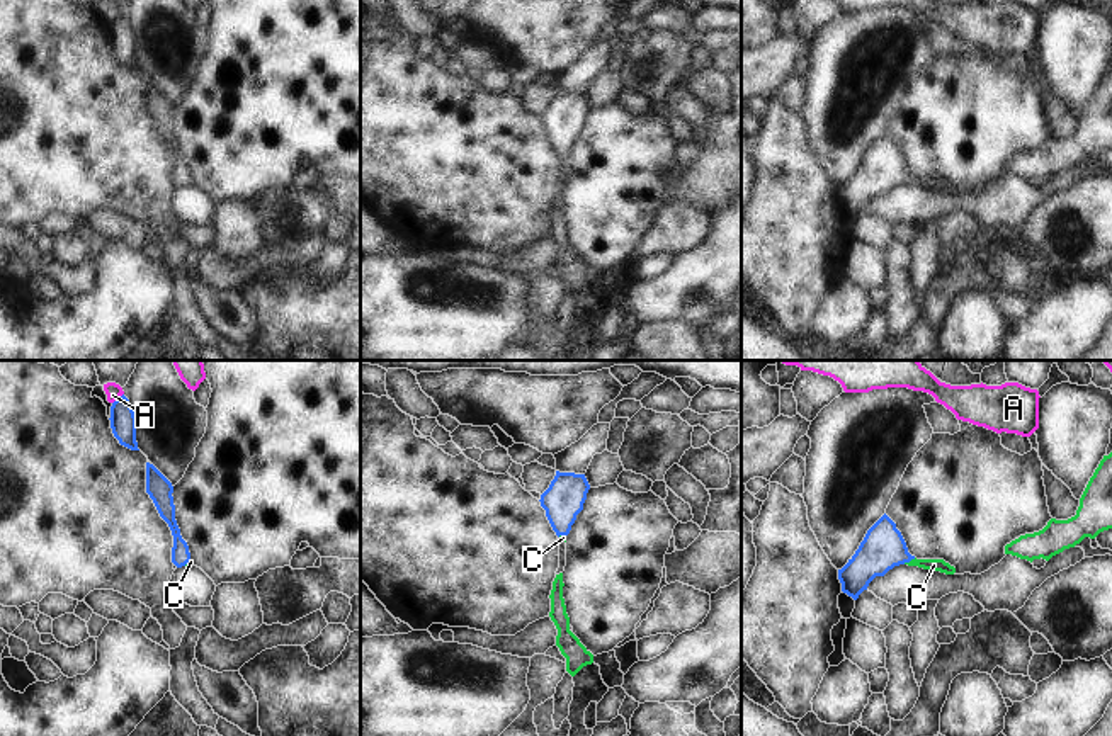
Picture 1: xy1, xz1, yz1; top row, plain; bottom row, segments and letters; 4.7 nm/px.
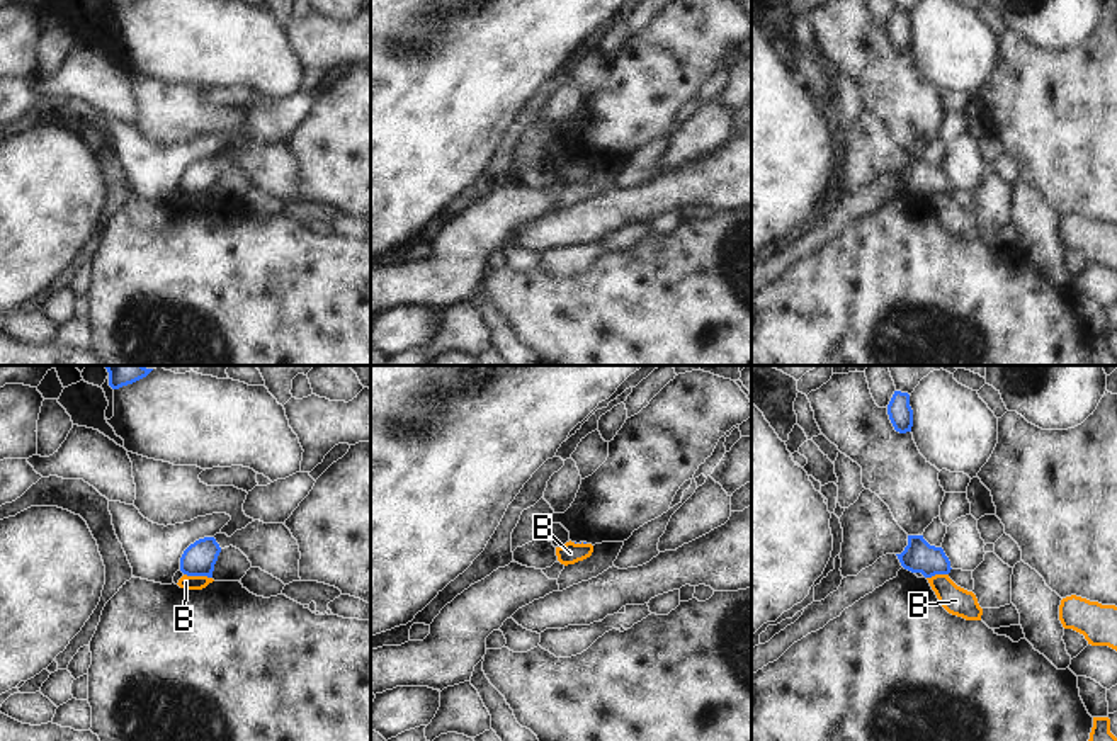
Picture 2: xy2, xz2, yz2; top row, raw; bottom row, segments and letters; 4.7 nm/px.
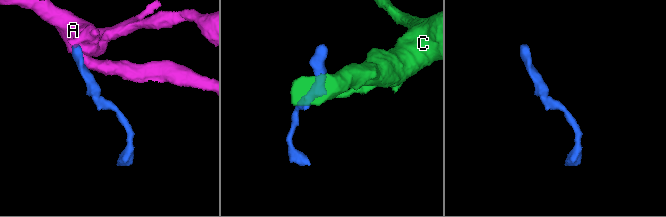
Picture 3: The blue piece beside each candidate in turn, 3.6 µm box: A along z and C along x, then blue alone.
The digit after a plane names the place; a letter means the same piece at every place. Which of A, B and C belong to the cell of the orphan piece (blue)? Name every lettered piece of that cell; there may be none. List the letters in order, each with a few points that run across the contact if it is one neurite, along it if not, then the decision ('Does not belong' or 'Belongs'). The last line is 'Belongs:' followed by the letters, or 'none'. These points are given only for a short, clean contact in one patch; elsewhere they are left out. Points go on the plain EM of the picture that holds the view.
A: Line: xy1 (123, 12), (113, 22). Does not belong
B: Line: xy2 (184, 192), (211, 197). Does not belong
C: Line: yz1 (883, 167), (908, 181), (934, 184). Belongs
Belongs: C.

